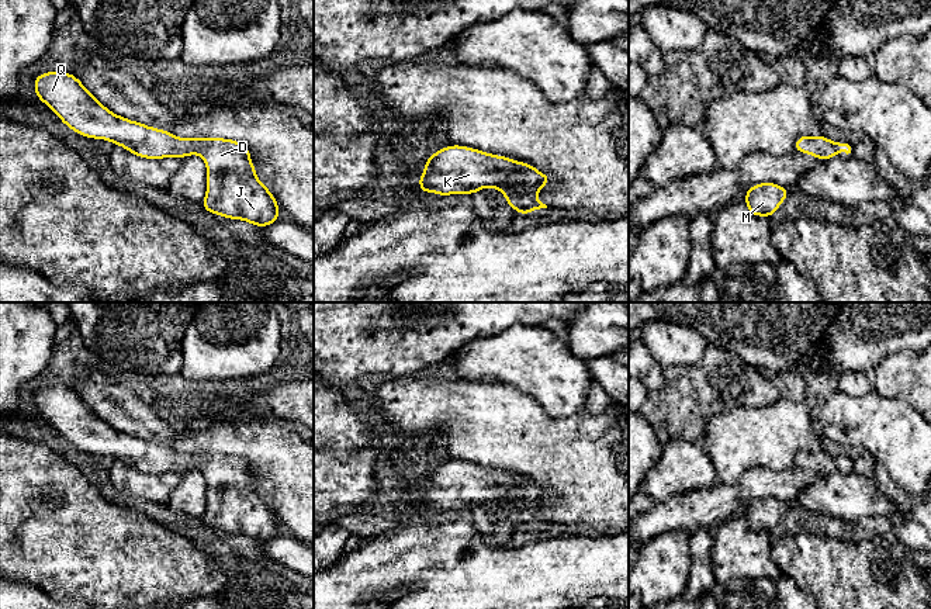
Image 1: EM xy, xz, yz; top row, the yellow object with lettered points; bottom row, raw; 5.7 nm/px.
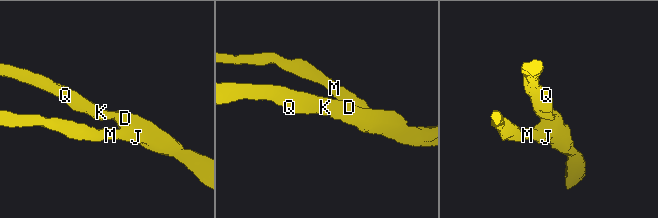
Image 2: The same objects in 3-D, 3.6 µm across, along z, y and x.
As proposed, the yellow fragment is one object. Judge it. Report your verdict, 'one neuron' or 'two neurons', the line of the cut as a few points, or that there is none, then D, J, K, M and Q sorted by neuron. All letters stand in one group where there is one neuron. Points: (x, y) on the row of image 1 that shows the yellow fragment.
one neuron; no cut; D J K M Q

